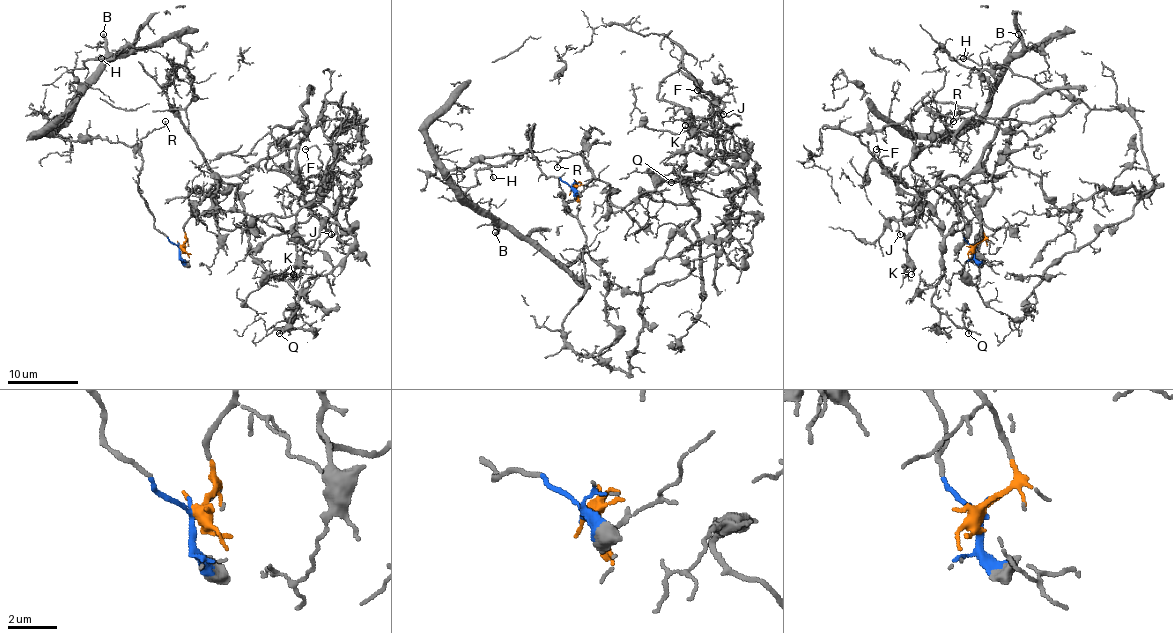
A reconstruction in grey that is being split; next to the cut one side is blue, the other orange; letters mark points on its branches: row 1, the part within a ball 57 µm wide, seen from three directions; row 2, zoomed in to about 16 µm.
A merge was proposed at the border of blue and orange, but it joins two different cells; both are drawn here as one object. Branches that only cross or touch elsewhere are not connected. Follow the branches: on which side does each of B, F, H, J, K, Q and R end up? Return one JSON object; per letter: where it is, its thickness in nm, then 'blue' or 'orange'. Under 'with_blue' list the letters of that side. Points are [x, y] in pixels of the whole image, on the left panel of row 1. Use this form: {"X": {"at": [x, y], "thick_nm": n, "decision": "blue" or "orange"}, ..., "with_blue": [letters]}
{"B": {"at": [103, 34], "thick_nm": 280, "decision": "blue"}, "F": {"at": [305, 149], "thick_nm": 120, "decision": "orange"}, "H": {"at": [101, 58], "thick_nm": 140, "decision": "blue"}, "J": {"at": [331, 234], "thick_nm": 140, "decision": "orange"}, "K": {"at": [293, 274], "thick_nm": 120, "decision": "orange"}, "Q": {"at": [279, 333], "thick_nm": 120, "decision": "orange"}, "R": {"at": [165, 121], "thick_nm": 120, "decision": "blue"}, "with_blue": ["B", "H", "R"]}

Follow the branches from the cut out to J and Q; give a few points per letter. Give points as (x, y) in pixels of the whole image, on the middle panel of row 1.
J: (572, 188), (577, 197), (605, 181), (614, 211), (644, 195), (688, 203), (688, 183), (722, 151), (723, 114)
Q: (572, 188), (605, 181), (614, 211), (644, 195), (678, 204), (697, 171), (746, 158), (690, 146), (671, 181)

